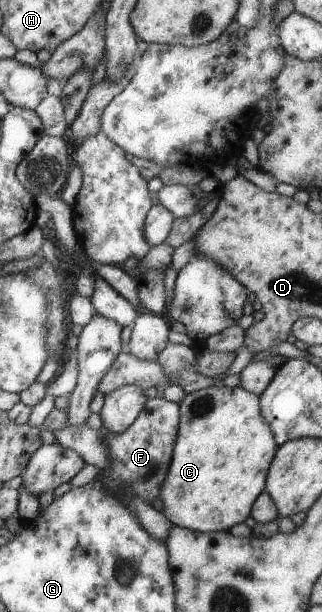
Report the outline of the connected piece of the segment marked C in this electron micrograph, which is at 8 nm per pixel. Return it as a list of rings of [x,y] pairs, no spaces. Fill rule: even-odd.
[[[218,384],[185,395],[178,403],[179,419],[169,469],[159,486],[163,515],[173,526],[197,533],[227,532],[250,515],[252,503],[264,490],[268,467],[278,448],[271,429],[261,419],[259,397],[241,387]]]

